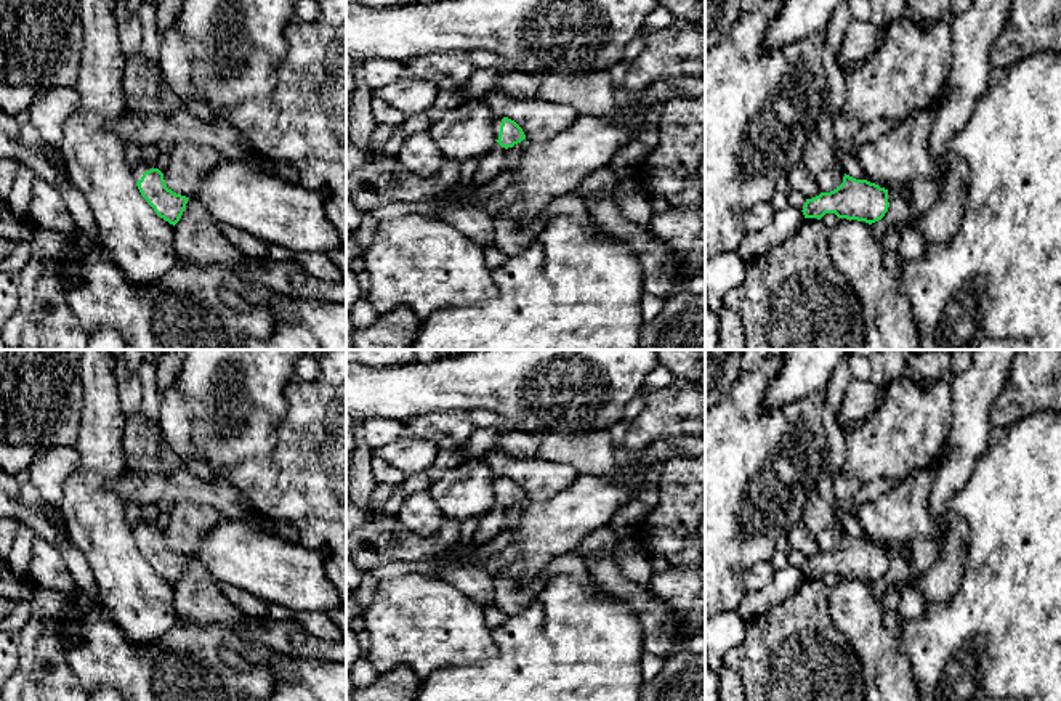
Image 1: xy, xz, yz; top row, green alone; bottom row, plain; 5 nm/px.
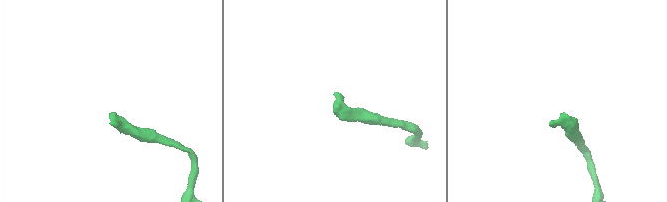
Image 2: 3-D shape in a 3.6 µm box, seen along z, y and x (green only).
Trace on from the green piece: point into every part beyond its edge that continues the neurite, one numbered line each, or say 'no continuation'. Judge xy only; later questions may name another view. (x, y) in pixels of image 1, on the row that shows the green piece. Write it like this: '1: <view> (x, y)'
1: xy (141, 167)

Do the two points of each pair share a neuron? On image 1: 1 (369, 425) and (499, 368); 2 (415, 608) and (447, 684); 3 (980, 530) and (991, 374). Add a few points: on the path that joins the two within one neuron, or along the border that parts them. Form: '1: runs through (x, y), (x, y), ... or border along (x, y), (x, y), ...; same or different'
1: border along (363, 417), (396, 417), (406, 422); different
2: border along (478, 664), (435, 669), (422, 680); different
3: border along (989, 445), (967, 480); different

